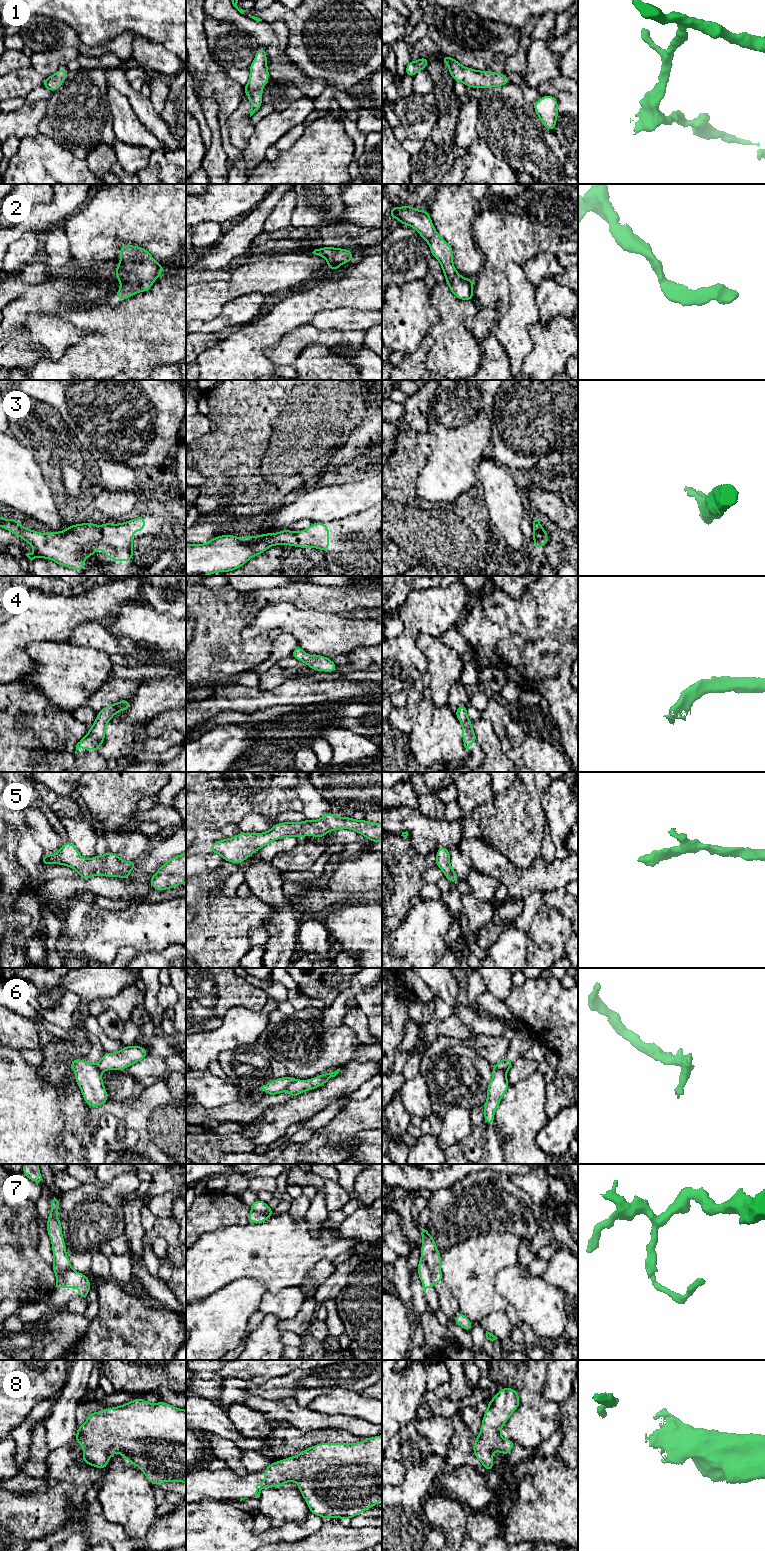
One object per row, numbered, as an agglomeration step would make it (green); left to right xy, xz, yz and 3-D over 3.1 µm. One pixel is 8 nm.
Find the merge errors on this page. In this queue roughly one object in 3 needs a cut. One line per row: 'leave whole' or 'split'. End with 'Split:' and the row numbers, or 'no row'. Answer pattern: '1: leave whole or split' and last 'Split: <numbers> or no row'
1: leave whole
2: leave whole
3: leave whole
4: leave whole
5: leave whole
6: split
7: split
8: leave whole
Split: 6, 7

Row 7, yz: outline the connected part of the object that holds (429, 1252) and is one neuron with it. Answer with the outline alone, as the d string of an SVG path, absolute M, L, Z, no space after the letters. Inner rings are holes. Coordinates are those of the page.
M420 1228L420 1233L422 1235L421 1258L426 1261L430 1270L432 1283L437 1284L443 1280L440 1268L441 1254L437 1250L434 1237L428 1234L428 1228Z

